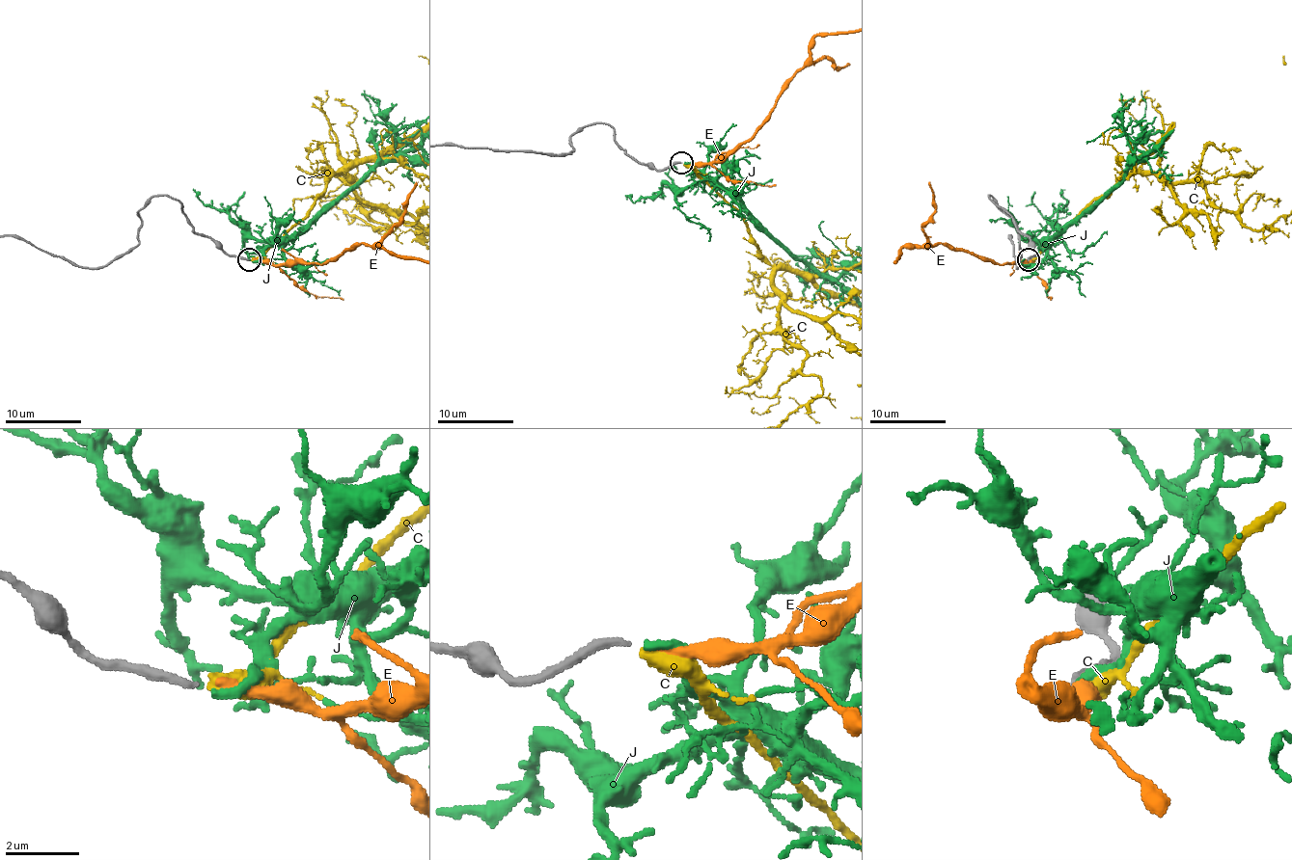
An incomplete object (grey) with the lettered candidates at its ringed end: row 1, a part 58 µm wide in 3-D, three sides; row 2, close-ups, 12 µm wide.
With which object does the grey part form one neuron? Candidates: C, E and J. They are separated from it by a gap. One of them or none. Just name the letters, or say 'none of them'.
J

